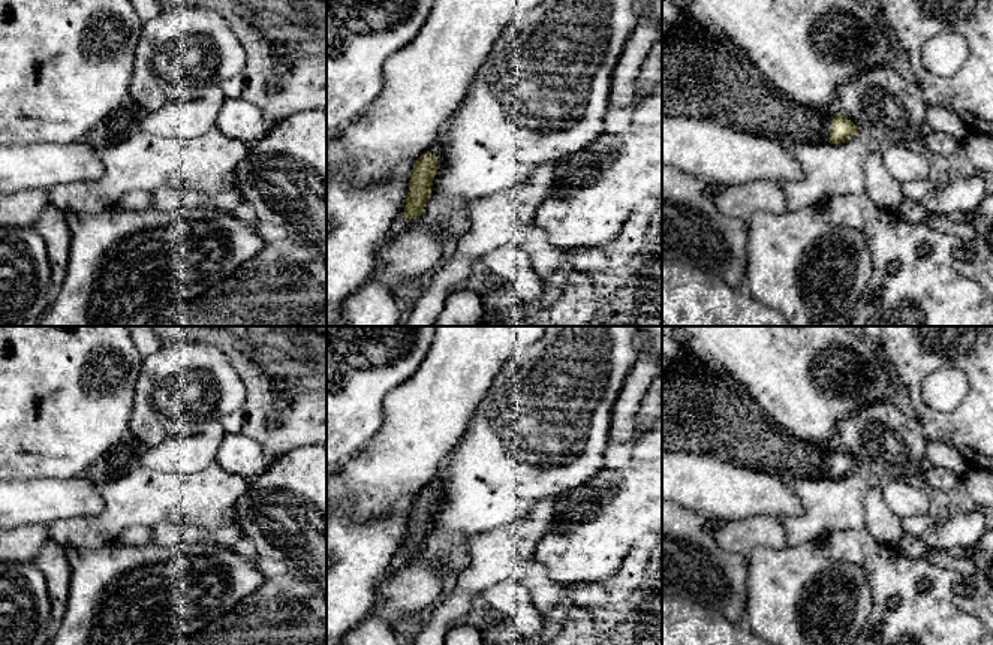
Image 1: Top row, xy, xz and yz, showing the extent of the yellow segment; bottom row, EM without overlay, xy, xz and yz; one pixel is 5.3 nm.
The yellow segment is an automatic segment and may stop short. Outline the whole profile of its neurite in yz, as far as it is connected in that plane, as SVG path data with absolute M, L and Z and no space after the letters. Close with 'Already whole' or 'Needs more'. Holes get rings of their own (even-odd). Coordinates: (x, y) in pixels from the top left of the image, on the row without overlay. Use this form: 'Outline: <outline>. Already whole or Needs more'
Outline: M677 365L662 376L662 450L713 455L737 465L795 479L840 479L858 462L836 446L800 440L783 430L732 376Z. Needs more

